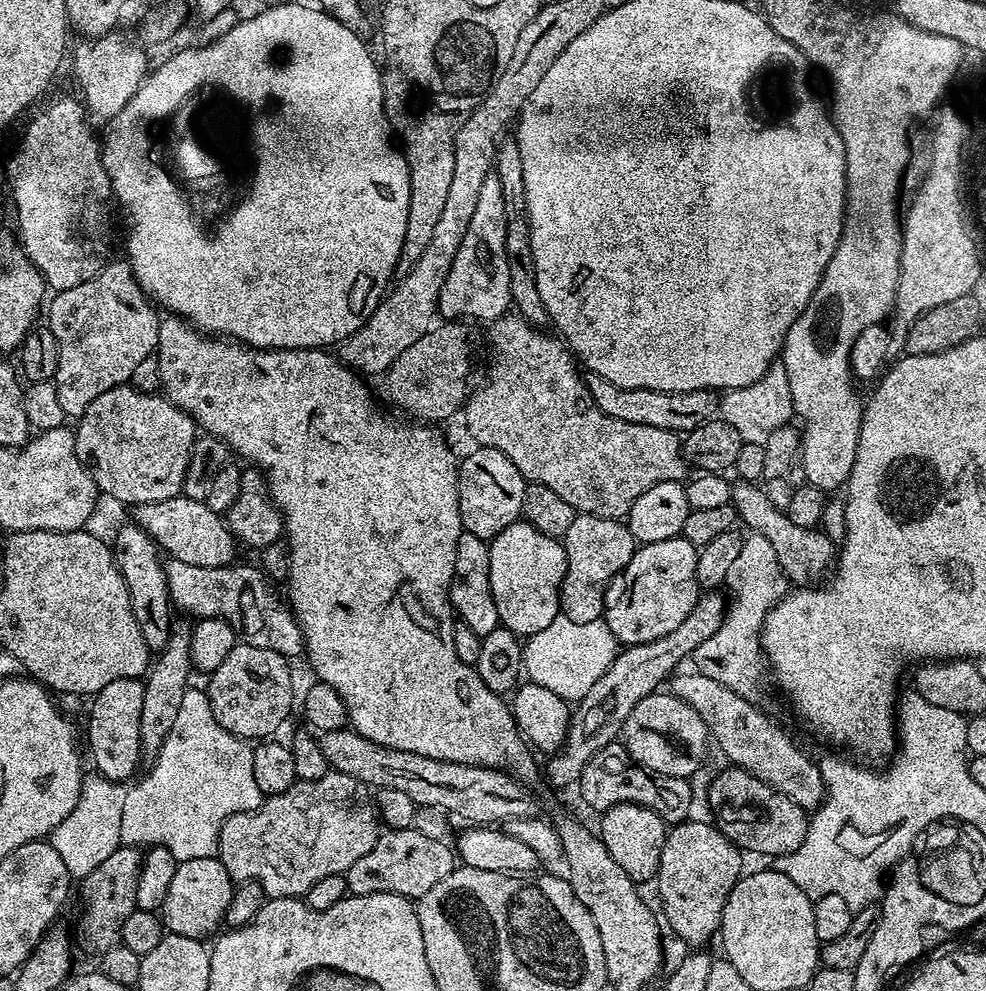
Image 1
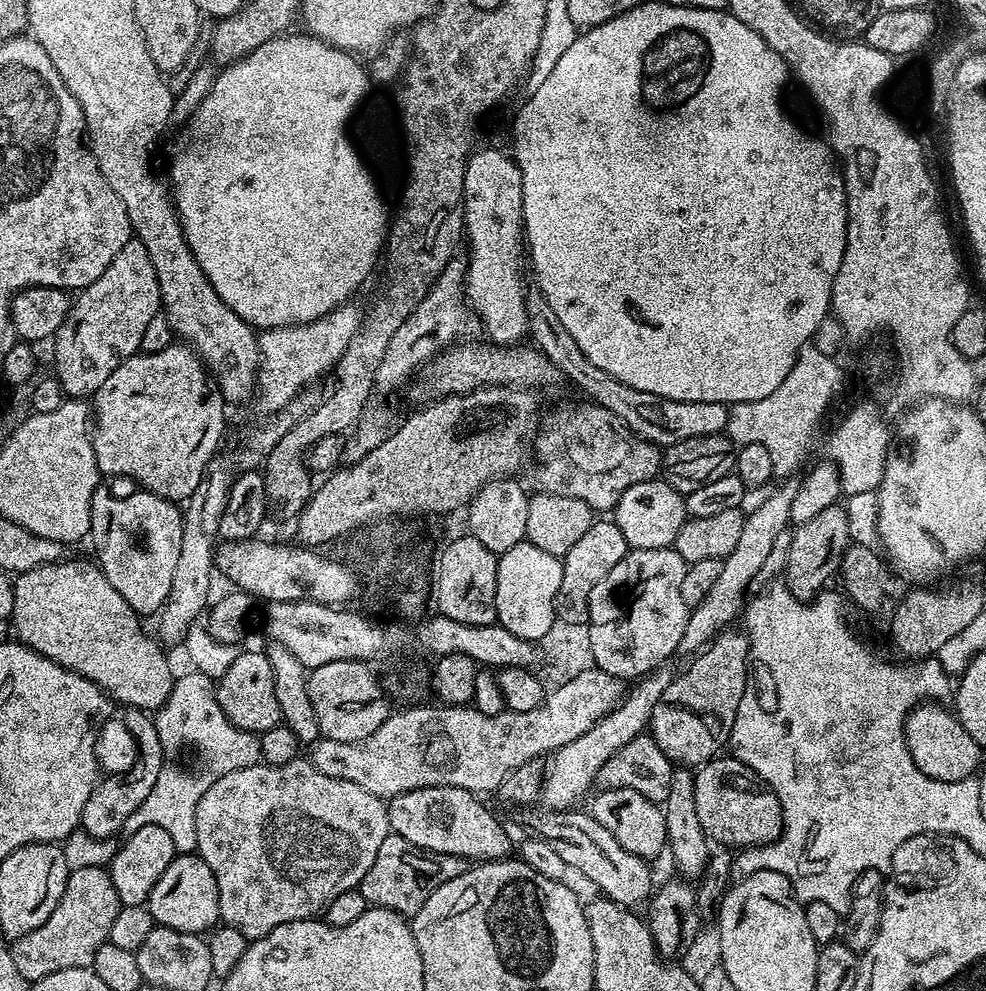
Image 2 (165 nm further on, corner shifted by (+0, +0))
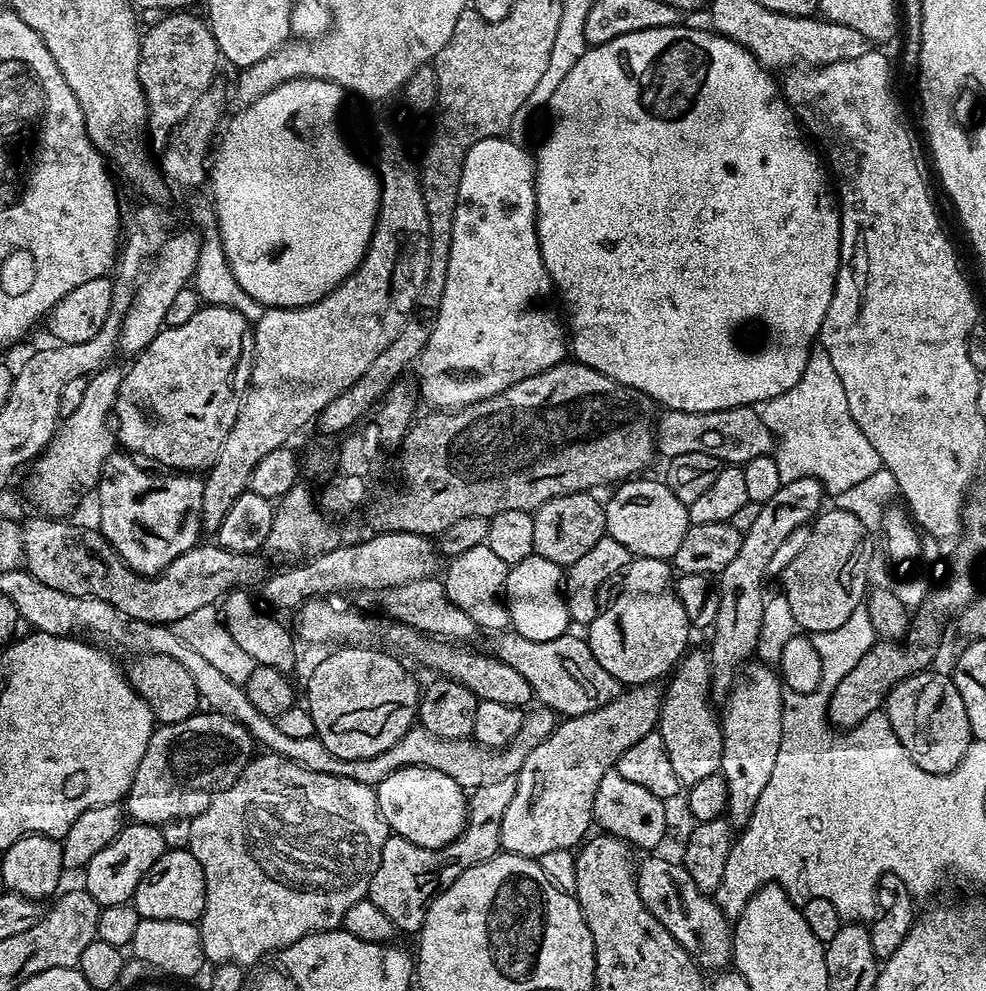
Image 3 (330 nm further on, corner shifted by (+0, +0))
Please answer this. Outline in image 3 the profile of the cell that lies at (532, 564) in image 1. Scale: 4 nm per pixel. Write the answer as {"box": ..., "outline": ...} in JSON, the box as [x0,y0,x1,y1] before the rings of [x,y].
{"box":[503,554,570,642],"outline":[[[535,554],[522,558],[522,562],[509,567],[508,577],[504,583],[503,598],[508,609],[508,623],[511,631],[516,632],[522,638],[530,638],[530,642],[550,642],[569,631],[570,621],[568,619],[568,608],[564,604],[562,568],[559,564]]]}

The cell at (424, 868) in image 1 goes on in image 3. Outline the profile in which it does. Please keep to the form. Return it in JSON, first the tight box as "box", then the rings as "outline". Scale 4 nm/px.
{"box":[367,776,515,933],"outline":[[[515,776],[490,782],[490,786],[471,789],[468,822],[452,844],[441,848],[423,848],[414,846],[414,842],[401,836],[389,835],[386,846],[382,846],[378,870],[374,870],[374,878],[370,878],[367,899],[372,900],[374,906],[378,906],[378,910],[382,910],[382,914],[386,914],[386,918],[390,918],[401,933],[419,933],[424,912],[436,893],[453,884],[462,873],[470,870],[470,866],[478,866],[478,862],[486,862],[501,851],[502,817],[506,814],[506,806],[510,806],[510,798],[514,798],[515,789]]]}

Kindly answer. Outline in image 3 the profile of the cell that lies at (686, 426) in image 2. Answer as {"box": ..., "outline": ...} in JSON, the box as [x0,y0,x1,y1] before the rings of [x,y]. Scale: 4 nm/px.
{"box":[654,407,773,466],"outline":[[[755,407],[723,408],[713,412],[664,410],[654,424],[656,451],[664,458],[682,454],[710,454],[728,466],[743,466],[750,458],[769,455],[773,451],[772,431]]]}

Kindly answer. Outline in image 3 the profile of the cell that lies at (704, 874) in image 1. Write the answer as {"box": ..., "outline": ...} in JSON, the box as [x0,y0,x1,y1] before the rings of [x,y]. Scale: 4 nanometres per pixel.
{"box":[658,650,723,786],"outline":[[[689,650],[680,657],[680,663],[672,669],[660,701],[660,723],[658,731],[662,742],[666,742],[666,754],[670,757],[670,767],[682,786],[691,786],[702,782],[702,778],[710,778],[720,771],[720,755],[722,754],[723,734],[721,721],[708,709],[710,701],[710,665],[707,651]]]}

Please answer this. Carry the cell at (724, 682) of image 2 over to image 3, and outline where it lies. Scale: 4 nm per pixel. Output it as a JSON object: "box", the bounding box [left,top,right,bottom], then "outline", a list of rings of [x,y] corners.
{"box":[707,479,824,697],"outline":[[[795,479],[794,482],[783,484],[773,498],[761,505],[759,517],[750,530],[743,533],[738,554],[731,559],[724,570],[719,572],[716,589],[718,614],[715,624],[710,629],[712,648],[707,649],[710,692],[713,697],[726,697],[732,688],[738,669],[753,659],[751,656],[754,656],[756,643],[760,640],[766,599],[766,592],[760,587],[764,584],[764,576],[769,575],[770,558],[774,558],[779,543],[787,535],[795,529],[805,527],[815,519],[821,511],[822,498],[824,498],[823,485],[816,479]]]}

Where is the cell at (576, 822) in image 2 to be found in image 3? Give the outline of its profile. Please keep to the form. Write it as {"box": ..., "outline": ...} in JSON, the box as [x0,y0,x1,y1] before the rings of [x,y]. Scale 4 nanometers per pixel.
{"box":[635,854,733,970],"outline":[[[652,854],[649,860],[644,860],[640,864],[640,872],[635,873],[636,893],[640,895],[640,900],[644,903],[646,910],[662,927],[667,928],[668,932],[674,939],[683,946],[687,952],[694,957],[701,969],[716,968],[712,970],[724,970],[732,964],[732,930],[733,925],[730,923],[729,917],[724,915],[711,895],[707,892],[700,892],[694,882],[690,878],[683,866],[671,864],[668,860],[656,856],[660,854]]]}

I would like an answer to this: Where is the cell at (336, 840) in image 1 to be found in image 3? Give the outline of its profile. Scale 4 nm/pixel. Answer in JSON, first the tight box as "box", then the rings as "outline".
{"box":[188,754,390,966],"outline":[[[271,754],[257,755],[242,770],[242,774],[222,794],[202,810],[202,814],[193,816],[190,821],[190,838],[188,851],[198,858],[202,866],[202,874],[206,874],[206,906],[198,921],[204,959],[209,965],[239,964],[255,966],[269,954],[298,942],[298,938],[306,938],[315,932],[335,932],[346,918],[346,910],[354,906],[354,902],[365,899],[368,895],[370,878],[374,878],[374,870],[378,870],[378,862],[382,858],[382,846],[386,846],[390,835],[388,823],[382,818],[376,801],[376,790],[373,785],[354,782],[354,778],[342,778],[334,774],[318,774],[314,770],[306,770],[294,762],[281,756]]]}

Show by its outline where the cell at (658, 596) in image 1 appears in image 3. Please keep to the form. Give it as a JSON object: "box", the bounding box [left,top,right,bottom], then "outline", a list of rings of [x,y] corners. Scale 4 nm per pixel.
{"box":[586,556,690,686],"outline":[[[638,556],[629,559],[619,577],[620,589],[587,625],[586,639],[598,666],[624,686],[660,682],[689,651],[690,625],[674,587],[674,568],[669,561]]]}

